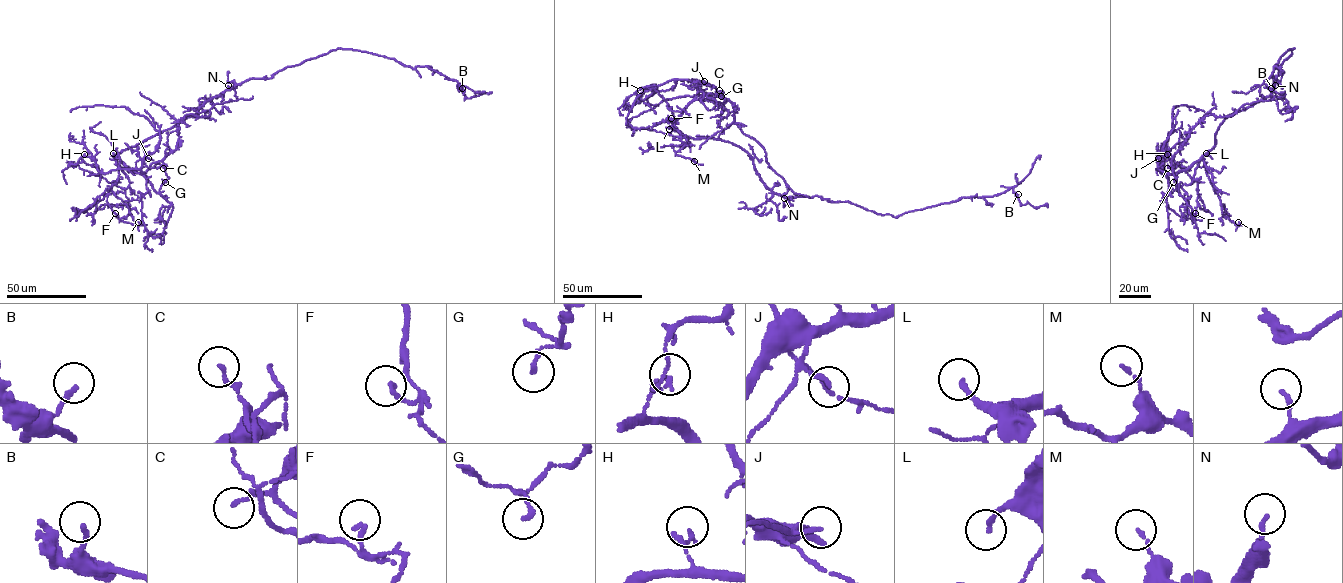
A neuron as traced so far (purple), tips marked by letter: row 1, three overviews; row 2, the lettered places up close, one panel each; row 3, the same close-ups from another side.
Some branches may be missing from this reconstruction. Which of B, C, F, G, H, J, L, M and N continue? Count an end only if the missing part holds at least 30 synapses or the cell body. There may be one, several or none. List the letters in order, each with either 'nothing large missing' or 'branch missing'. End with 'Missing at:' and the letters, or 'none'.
B: nothing large missing
C: nothing large missing
F: nothing large missing
G: nothing large missing
H: nothing large missing
J: nothing large missing
L: branch missing
M: nothing large missing
N: nothing large missing
Missing at: L

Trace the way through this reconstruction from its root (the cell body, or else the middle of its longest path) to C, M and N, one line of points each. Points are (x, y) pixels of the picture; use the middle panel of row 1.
C: (757, 173), (753, 159), (737, 146), (691, 138), (672, 128), (691, 102), (719, 90)
M: (757, 173), (753, 159), (737, 146), (686, 136), (672, 125), (685, 136), (685, 145), (675, 153), (694, 161)
N: (757, 173), (766, 187), (784, 198)

